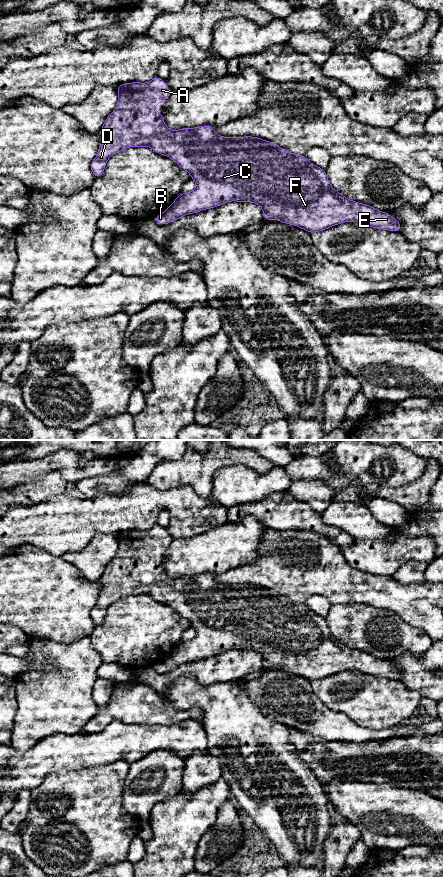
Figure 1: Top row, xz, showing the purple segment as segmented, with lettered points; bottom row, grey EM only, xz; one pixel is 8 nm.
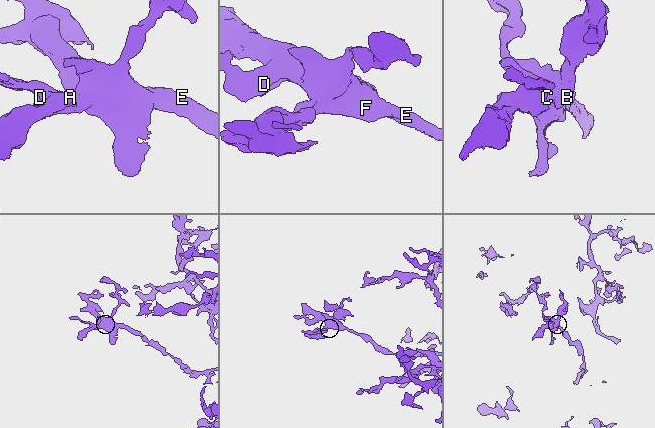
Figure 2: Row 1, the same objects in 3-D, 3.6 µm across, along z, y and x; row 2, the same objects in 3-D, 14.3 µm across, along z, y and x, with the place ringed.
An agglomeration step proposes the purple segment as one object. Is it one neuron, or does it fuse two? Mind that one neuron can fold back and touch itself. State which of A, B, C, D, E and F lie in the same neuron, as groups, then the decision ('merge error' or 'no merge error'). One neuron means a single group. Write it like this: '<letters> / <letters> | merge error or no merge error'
A B C D E F | no merge error

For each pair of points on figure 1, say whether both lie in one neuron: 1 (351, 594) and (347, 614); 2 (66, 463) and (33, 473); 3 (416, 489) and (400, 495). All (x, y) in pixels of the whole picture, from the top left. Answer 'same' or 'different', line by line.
1: different
2: same
3: same

